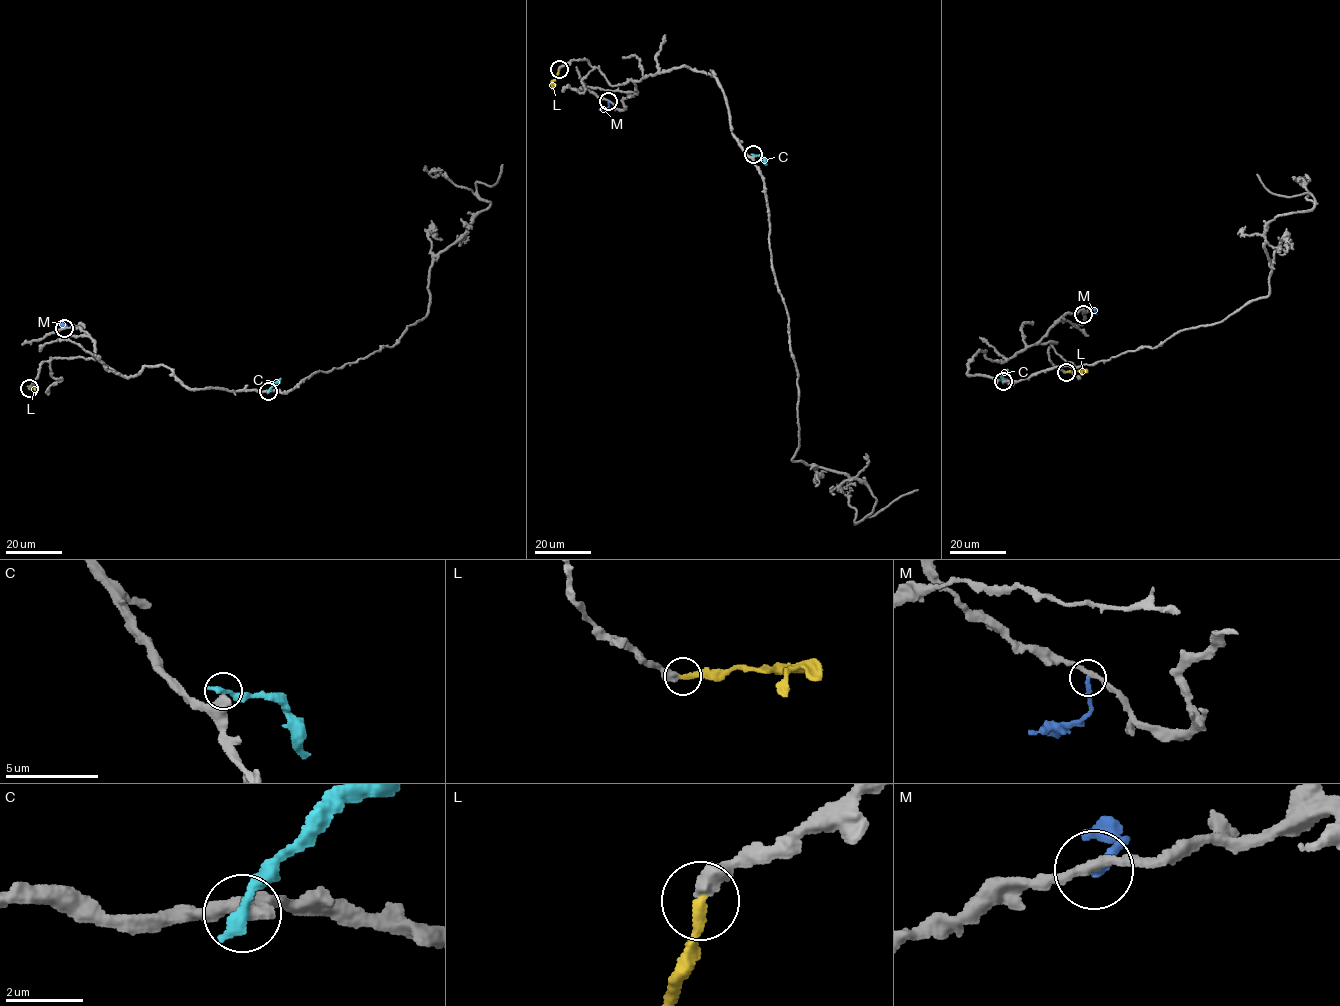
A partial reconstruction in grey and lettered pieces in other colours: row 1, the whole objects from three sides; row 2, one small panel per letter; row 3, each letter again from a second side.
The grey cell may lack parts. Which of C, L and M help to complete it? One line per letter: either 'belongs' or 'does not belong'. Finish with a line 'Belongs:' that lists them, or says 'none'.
C: does not belong
L: belongs
M: does not belong
Belongs: L

